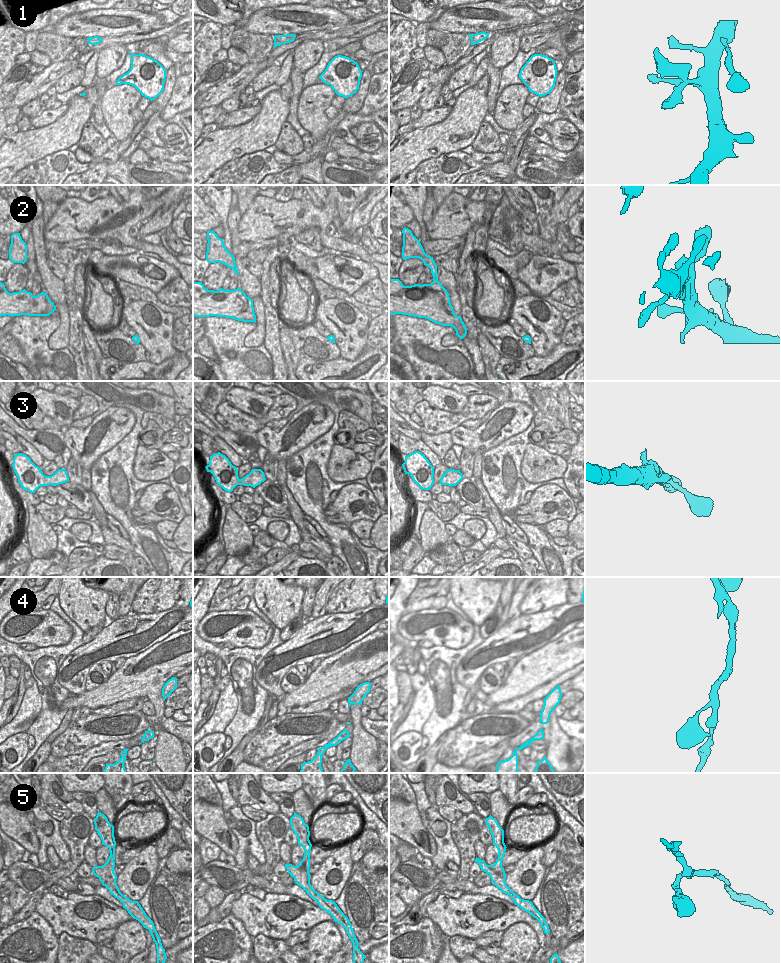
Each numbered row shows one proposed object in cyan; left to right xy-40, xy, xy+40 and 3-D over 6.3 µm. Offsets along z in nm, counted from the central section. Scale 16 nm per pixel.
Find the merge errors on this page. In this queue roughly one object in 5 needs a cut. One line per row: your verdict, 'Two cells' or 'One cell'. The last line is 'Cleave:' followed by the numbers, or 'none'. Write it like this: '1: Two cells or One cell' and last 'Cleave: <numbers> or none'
1: One cell
2: One cell
3: One cell
4: One cell
5: One cell
Cleave: none.

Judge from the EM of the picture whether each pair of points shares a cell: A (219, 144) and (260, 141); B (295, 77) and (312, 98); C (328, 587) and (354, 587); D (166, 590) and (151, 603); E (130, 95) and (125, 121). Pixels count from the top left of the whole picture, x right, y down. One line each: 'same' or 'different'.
A: same
B: different
C: different
D: same
E: same

